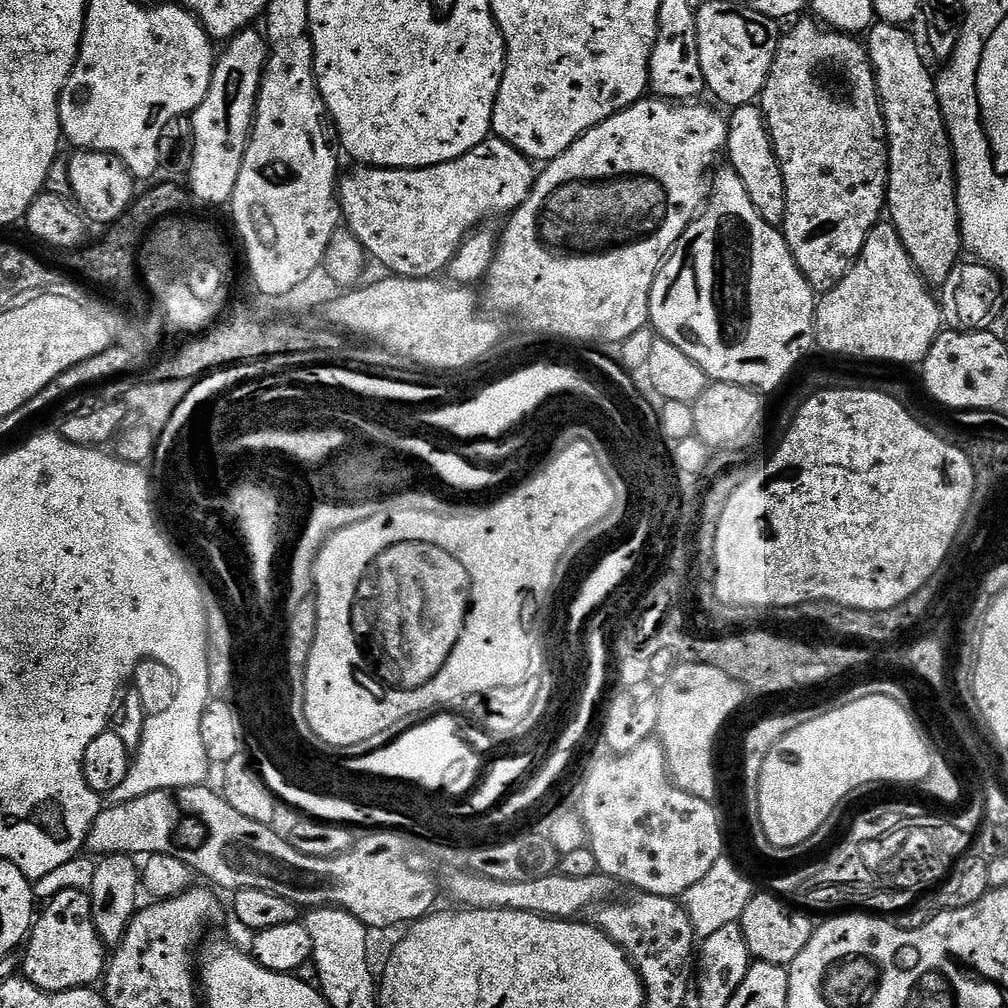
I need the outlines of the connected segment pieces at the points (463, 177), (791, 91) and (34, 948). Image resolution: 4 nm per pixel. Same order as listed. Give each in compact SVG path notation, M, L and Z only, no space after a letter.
M489 138L474 150L462 154L462 158L454 158L450 162L442 162L429 168L374 168L360 166L338 184L340 208L343 212L343 223L347 231L356 236L358 242L368 254L375 248L388 248L392 256L386 254L379 257L383 266L392 274L407 276L410 280L426 280L436 278L447 269L448 264L456 256L460 244L491 216L503 217L511 214L526 202L536 184L538 175L533 161L529 160L514 146L504 140Z
M809 18L810 20L804 19L797 19L793 23L797 24L785 36L783 33L779 37L776 57L772 63L768 80L764 83L764 91L758 97L758 104L764 113L764 121L768 124L768 133L784 175L784 185L786 186L786 214L782 225L784 240L788 244L788 249L798 266L798 270L802 270L802 274L808 285L812 287L813 292L823 294L830 291L834 286L838 286L841 278L848 273L848 269L860 257L860 251L872 227L881 223L882 213L885 211L888 198L888 135L884 125L880 95L876 89L876 71L872 68L867 47L861 41L859 44L856 41L859 39L855 35L833 31L812 18Z
M64 888L33 923L23 949L22 976L44 992L91 988L106 971L104 951L106 945L92 921L91 895L87 891L79 892L76 888Z

